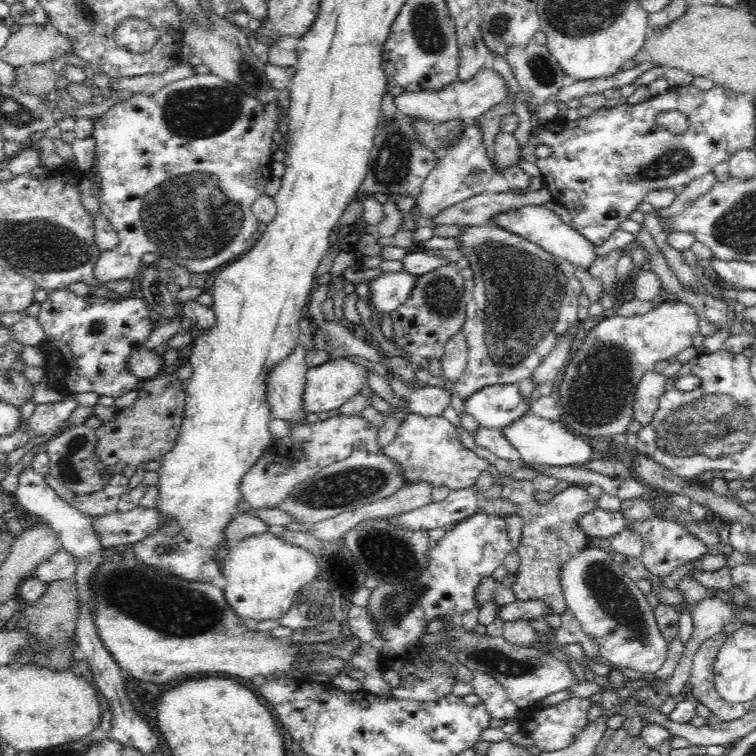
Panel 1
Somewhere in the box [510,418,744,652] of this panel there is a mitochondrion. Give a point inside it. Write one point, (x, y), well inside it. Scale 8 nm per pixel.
(619, 604)

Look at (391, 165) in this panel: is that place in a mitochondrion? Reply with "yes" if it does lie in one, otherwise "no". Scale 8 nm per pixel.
yes

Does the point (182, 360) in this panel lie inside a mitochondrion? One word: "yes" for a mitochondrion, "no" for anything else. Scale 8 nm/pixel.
no

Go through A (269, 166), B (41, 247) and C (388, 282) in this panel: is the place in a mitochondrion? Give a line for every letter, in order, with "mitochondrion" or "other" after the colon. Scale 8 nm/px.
A: other
B: mitochondrion
C: other

